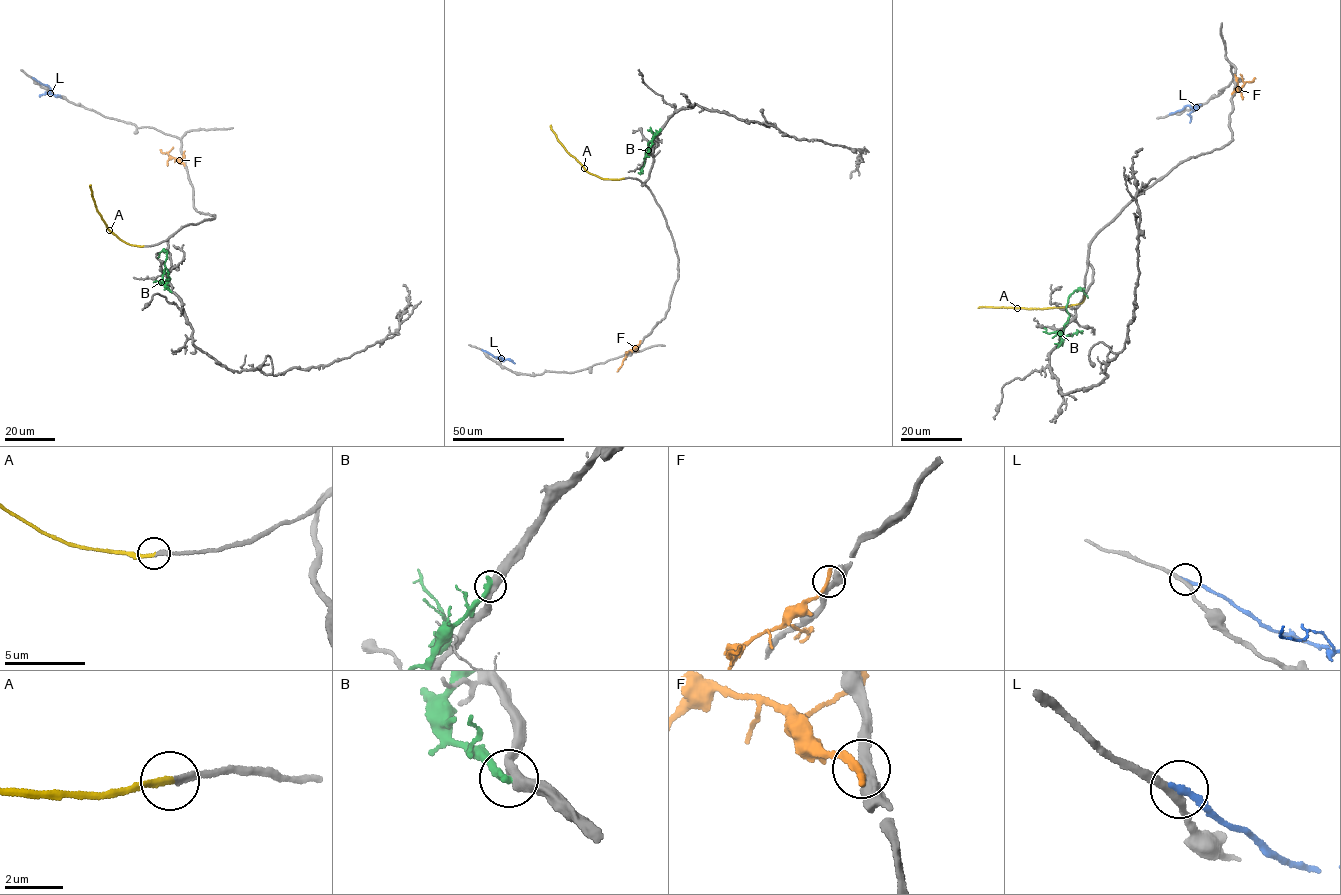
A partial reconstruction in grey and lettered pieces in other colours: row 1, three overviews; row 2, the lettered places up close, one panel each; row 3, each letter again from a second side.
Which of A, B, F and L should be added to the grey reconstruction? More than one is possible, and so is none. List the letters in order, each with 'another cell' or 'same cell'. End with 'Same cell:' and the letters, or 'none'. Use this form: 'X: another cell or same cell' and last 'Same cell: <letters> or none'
A: same cell
B: another cell
F: another cell
L: another cell
Same cell: A

